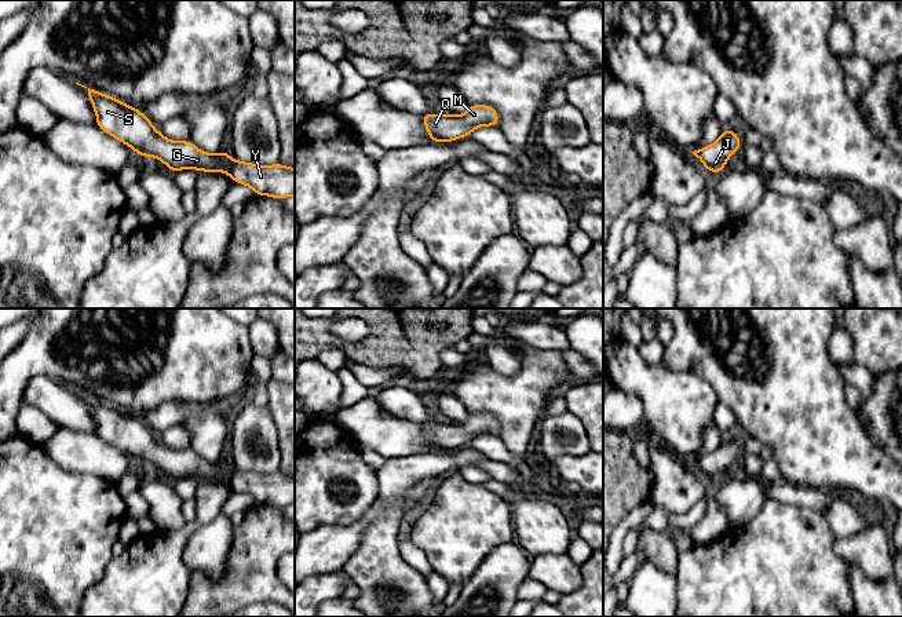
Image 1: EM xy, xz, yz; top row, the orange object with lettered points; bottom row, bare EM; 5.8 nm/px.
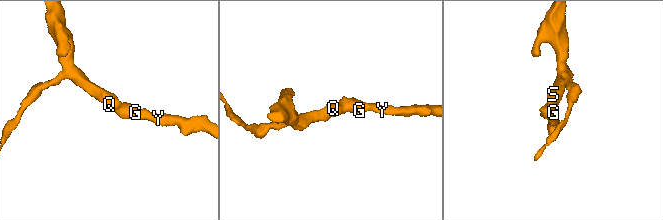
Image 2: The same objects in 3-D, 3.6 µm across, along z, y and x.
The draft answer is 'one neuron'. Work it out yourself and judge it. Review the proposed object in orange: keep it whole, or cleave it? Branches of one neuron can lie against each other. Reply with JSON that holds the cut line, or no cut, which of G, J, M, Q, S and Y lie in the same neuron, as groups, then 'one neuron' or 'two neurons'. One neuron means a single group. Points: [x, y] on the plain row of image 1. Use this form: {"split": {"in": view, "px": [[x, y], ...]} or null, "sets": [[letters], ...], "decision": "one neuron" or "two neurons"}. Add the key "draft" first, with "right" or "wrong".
{"draft": "right", "split": null, "sets": [["G", "J", "M", "Q", "S", "Y"]], "decision": "one neuron"}

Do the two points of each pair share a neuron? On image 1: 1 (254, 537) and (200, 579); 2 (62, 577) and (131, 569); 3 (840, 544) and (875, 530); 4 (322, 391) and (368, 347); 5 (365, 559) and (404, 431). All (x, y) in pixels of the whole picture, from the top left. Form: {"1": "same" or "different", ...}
{"1": "same", "2": "different", "3": "same", "4": "different", "5": "different"}

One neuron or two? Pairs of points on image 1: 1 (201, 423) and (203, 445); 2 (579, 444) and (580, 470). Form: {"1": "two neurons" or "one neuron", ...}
{"1": "one neuron", "2": "two neurons"}

